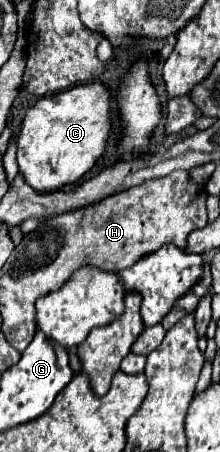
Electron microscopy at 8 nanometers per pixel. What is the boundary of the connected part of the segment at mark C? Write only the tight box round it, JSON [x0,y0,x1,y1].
[18,82,110,192]

